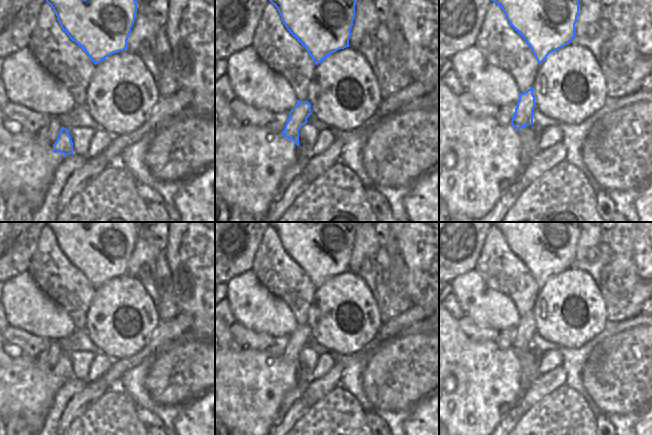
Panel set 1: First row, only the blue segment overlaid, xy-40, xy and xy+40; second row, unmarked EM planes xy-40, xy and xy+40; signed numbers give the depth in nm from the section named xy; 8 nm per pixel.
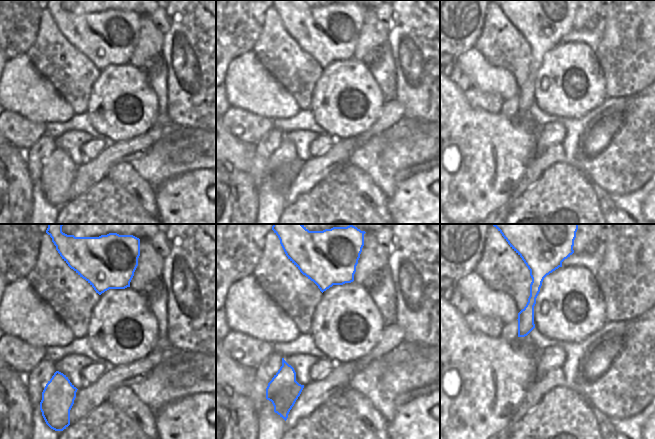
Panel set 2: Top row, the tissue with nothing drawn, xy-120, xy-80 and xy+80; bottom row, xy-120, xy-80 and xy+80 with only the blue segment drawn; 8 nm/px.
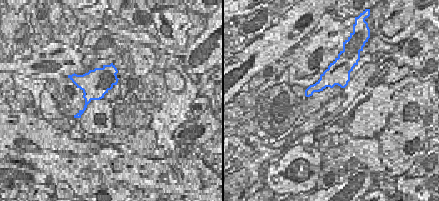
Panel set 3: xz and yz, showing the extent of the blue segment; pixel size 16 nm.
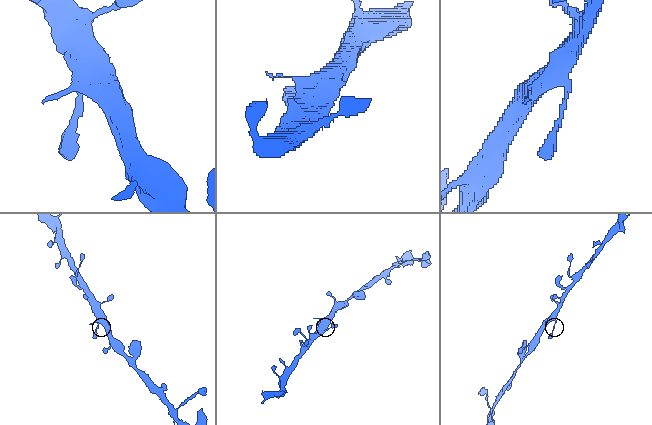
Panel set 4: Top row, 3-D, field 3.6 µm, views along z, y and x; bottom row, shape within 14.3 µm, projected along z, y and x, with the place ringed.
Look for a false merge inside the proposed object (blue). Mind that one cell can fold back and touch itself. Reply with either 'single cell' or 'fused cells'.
single cell

